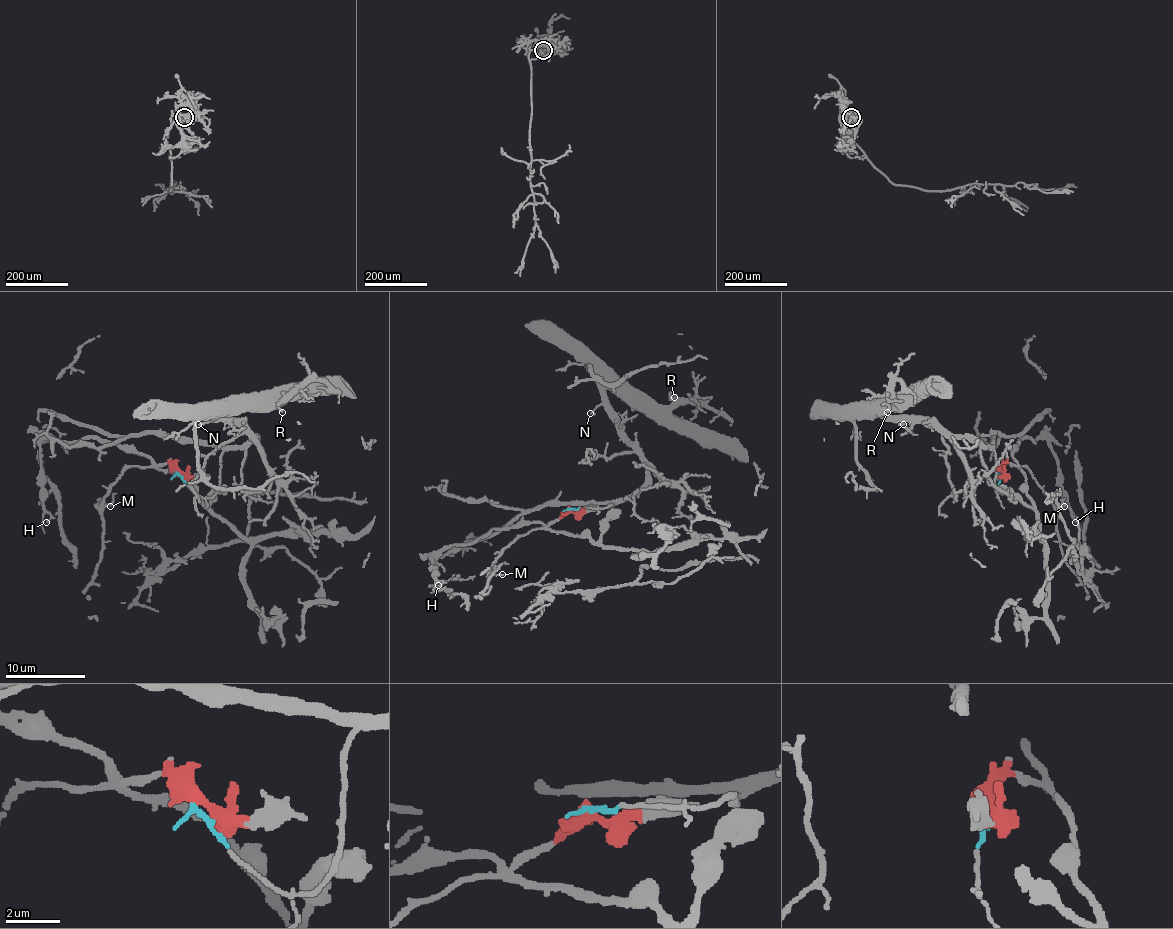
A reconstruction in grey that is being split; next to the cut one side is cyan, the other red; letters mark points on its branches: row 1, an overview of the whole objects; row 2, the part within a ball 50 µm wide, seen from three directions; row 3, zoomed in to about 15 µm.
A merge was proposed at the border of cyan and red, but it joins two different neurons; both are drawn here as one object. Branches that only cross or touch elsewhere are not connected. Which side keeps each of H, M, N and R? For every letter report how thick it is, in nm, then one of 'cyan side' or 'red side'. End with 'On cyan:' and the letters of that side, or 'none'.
H: calibre 130 nm; red side
M: calibre 120 nm; red side
N: calibre 140 nm; cyan side
R: calibre 140 nm; cyan side
On cyan: N, R

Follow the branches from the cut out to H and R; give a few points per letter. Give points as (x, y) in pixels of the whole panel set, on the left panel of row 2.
H: (178, 472), (168, 464), (124, 452), (112, 442), (45, 438), (41, 442), (41, 496), (51, 515), (47, 521)
R: (176, 472), (210, 498), (222, 454), (254, 438), (214, 414), (281, 400), (281, 412)

